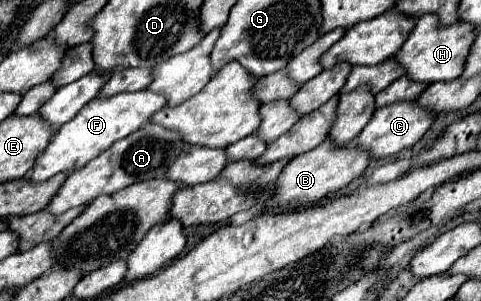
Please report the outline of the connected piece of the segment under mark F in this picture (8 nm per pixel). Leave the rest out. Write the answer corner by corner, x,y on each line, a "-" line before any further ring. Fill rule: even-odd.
151,91
119,93
119,95
113,95
107,99
89,101
69,123
61,125
59,131
53,133
45,151
41,151
41,155
35,159
35,165
29,173
29,181
41,183
57,173
69,173
73,169
85,167
99,153
107,151
115,141
125,139
127,135
137,131
161,107
165,107
163,95
157,95

